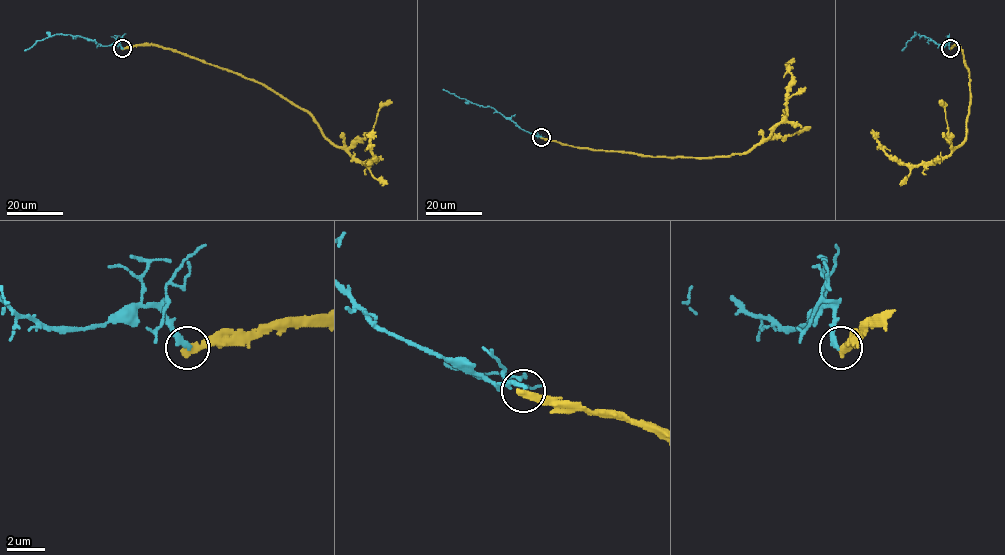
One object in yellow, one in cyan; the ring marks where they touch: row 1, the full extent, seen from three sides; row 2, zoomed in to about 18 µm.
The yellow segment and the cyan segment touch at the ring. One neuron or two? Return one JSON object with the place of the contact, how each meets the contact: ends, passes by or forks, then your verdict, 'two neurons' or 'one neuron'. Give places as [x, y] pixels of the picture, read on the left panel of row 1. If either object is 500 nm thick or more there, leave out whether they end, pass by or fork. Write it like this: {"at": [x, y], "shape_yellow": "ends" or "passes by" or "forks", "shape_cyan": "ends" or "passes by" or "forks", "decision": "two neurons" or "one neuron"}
{"at": [122, 48], "shape_yellow": "ends", "shape_cyan": "ends", "decision": "two neurons"}

